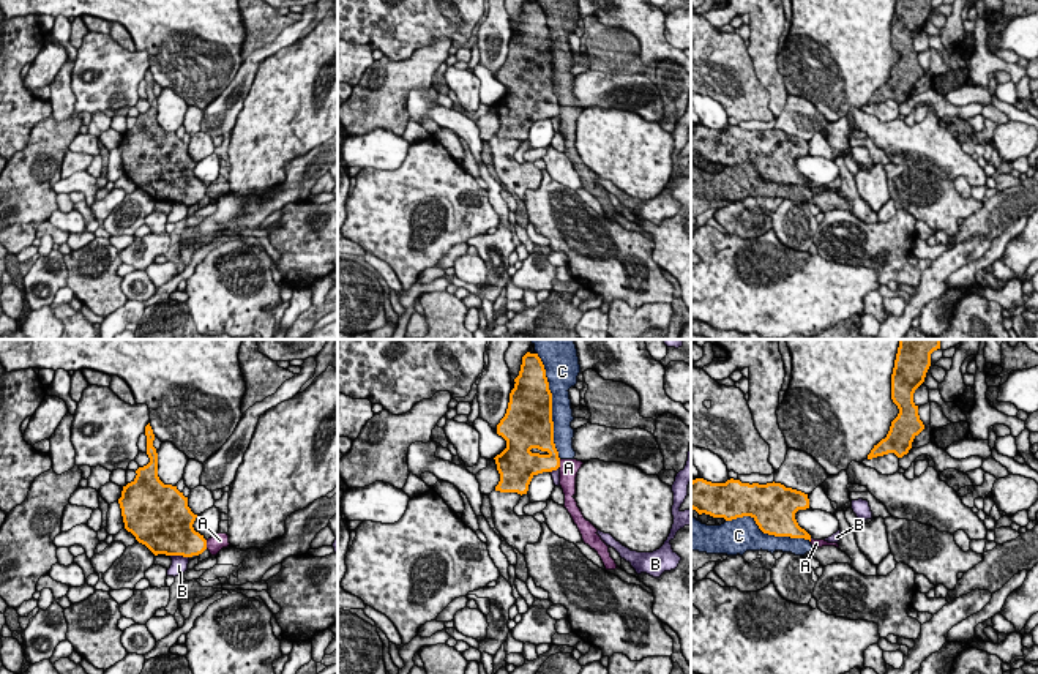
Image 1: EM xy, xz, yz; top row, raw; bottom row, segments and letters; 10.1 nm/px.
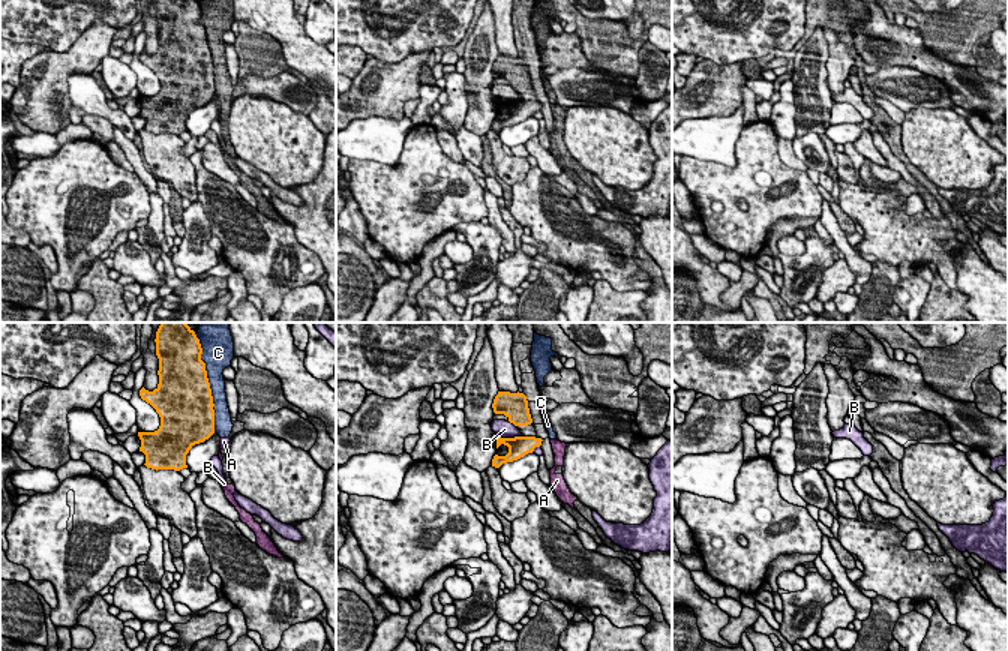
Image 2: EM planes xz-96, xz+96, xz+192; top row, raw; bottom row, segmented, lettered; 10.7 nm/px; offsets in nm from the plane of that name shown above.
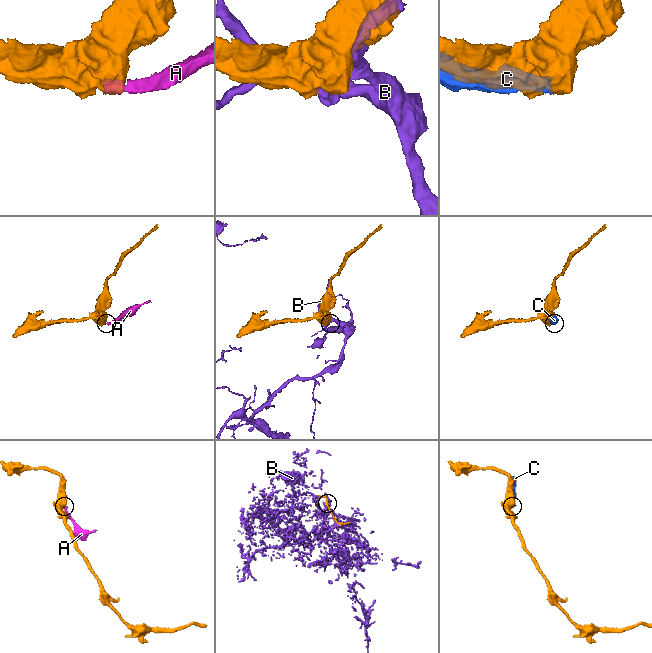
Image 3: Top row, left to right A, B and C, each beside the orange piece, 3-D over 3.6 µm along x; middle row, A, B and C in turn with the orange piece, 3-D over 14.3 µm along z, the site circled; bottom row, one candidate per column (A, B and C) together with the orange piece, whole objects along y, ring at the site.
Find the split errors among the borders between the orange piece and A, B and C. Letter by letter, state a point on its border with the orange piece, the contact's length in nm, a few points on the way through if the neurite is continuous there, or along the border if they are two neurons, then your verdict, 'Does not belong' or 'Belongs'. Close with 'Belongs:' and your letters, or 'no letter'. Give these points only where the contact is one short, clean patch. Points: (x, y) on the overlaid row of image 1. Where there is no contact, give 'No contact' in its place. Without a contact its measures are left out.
A: Touches orange at xy (205, 545). Shared border 100 nm. Boundary: xy (205, 540), (207, 548). Does not belong
B: Touches orange at xy (180, 554). Shared border 190 nm. Does not belong
C: Touches orange at xz (551, 406). Shared border 1100 nm. Does not belong
Belongs: no letter

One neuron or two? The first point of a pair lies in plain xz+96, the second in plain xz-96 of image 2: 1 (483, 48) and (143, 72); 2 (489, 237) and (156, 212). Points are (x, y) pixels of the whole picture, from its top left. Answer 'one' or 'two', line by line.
1: two
2: one

